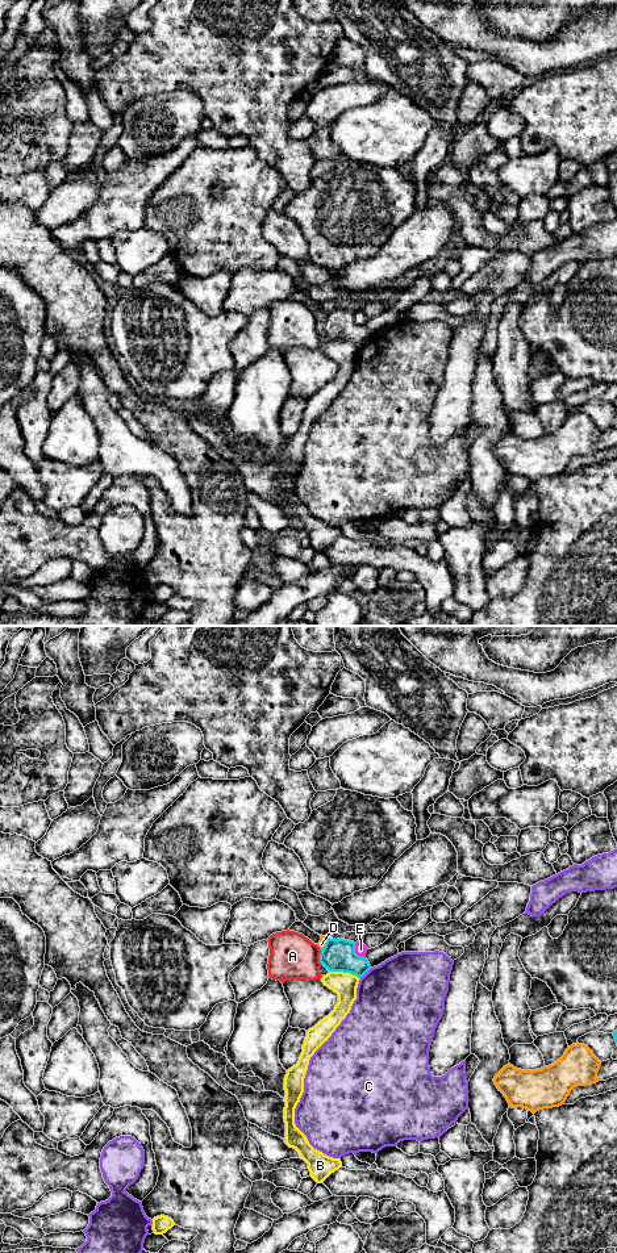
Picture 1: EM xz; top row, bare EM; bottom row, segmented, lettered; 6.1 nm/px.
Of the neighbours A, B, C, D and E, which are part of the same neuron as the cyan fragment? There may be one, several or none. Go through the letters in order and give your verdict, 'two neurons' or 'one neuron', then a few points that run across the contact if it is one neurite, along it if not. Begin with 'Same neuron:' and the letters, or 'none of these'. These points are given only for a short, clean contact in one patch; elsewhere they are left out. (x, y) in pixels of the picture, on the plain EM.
Same neuron: none of these
A: two neurons
B: two neurons; line xz (329, 339), (349, 341), (359, 347)
C: two neurons
D: two neurons
E: two neurons; line xz (354, 312), (354, 320), (365, 326)

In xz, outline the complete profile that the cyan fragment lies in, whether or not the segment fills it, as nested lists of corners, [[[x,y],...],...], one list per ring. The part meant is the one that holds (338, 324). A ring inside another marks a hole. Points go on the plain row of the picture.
[[[342,306],[326,309],[321,317],[320,331],[329,341],[350,342],[358,347],[371,338],[368,329],[355,322],[355,312]]]

